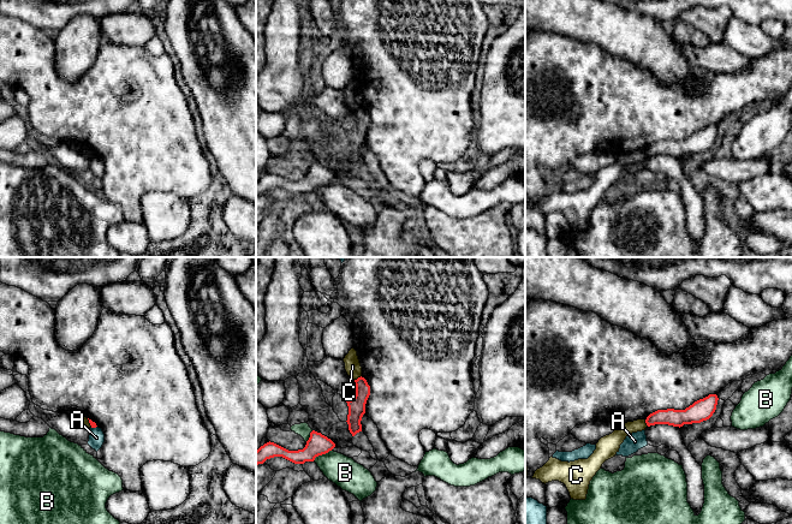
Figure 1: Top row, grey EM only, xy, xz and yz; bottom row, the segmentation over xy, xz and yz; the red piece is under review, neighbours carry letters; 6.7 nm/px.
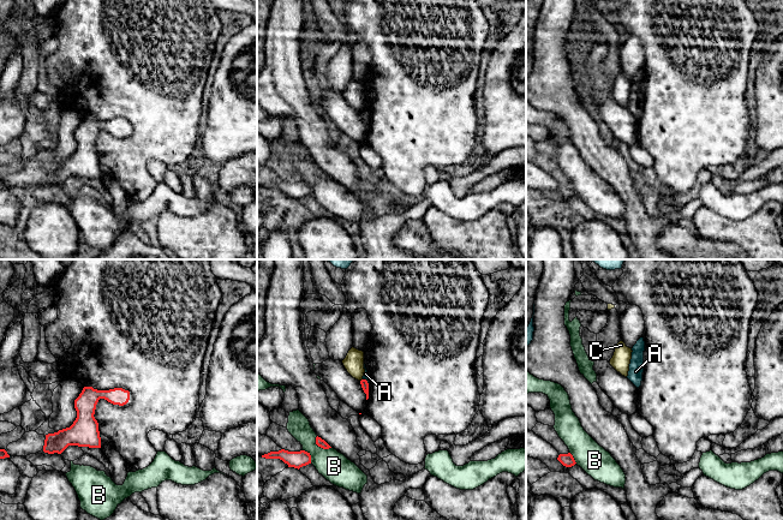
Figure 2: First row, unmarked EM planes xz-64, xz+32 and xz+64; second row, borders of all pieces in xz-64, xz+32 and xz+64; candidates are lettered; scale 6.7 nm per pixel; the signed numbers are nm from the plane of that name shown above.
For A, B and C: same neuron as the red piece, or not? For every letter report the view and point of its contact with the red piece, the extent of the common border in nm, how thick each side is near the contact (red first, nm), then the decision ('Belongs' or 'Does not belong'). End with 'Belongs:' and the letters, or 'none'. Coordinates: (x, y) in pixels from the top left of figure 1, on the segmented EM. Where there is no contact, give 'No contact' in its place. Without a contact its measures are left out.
A: Touches red at xy (94, 427). Shared border 40 nm. Thickness 40 nm (red) against 110 nm. Does not belong
B: Touches red at xz (322, 453). Shared border 160 nm. Thickness 140 nm (red) against 200 nm. Does not belong
C: Touches red at xz (358, 377). Shared border 60 nm. Thickness 110 nm (red) against 110 nm. Does not belong
Belongs: none

